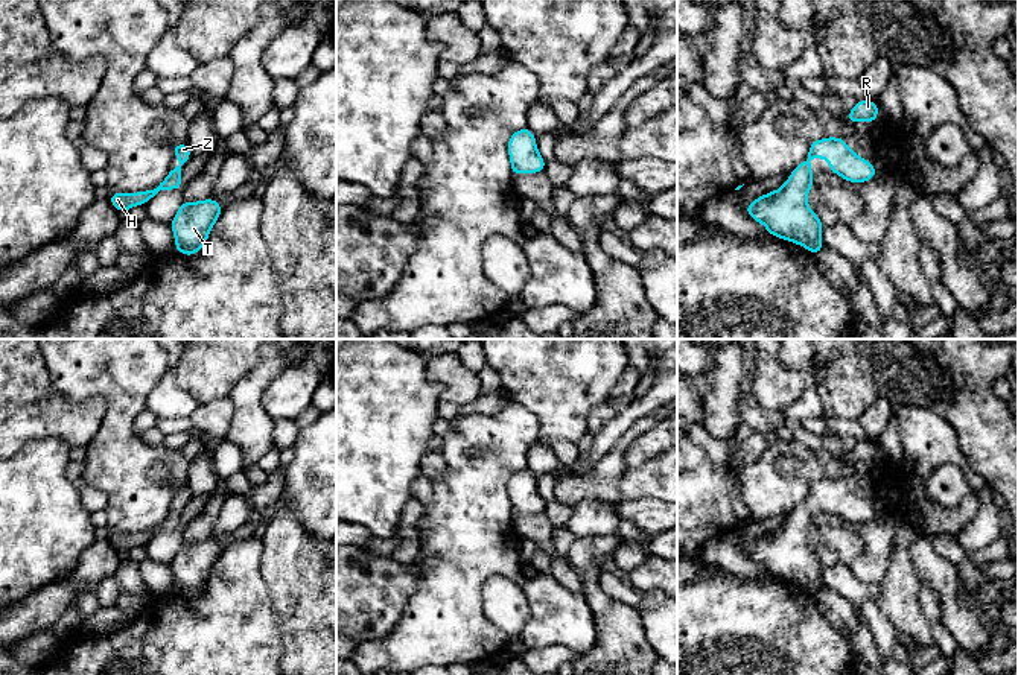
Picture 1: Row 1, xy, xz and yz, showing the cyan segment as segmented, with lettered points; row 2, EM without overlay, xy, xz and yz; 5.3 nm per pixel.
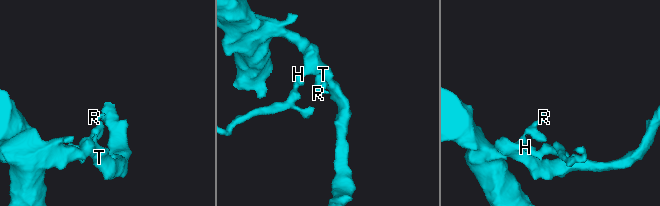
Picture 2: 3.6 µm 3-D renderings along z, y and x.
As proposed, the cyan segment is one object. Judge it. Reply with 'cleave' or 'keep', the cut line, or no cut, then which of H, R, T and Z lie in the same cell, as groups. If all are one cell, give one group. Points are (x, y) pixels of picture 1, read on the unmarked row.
keep | no cut | H R T Z

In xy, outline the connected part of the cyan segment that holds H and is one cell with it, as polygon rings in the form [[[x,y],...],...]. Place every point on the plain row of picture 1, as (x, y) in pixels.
[[[187,483],[173,485],[173,497],[180,499],[181,503],[170,509],[167,517],[154,531],[135,532],[135,534],[111,534],[108,538],[110,544],[120,553],[129,552],[135,546],[146,546],[160,531],[177,531],[184,529],[181,514],[187,502],[192,499],[192,493]]]

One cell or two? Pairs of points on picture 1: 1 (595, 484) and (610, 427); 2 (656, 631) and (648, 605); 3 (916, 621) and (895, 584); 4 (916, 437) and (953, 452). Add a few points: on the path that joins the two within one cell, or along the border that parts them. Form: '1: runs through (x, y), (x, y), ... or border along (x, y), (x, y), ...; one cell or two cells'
1: border along (612, 447), (594, 467); two cells
2: runs through (656, 625), (655, 611); one cell
3: runs through (907, 611), (900, 604), (900, 593); one cell
4: runs through (925, 438), (944, 447); one cell

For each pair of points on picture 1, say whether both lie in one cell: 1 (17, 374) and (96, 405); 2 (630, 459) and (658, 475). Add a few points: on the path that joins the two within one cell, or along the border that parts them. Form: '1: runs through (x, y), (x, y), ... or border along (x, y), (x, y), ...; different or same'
1: runs through (37, 394), (52, 409), (76, 409); same
2: border along (661, 452), (627, 470); different

